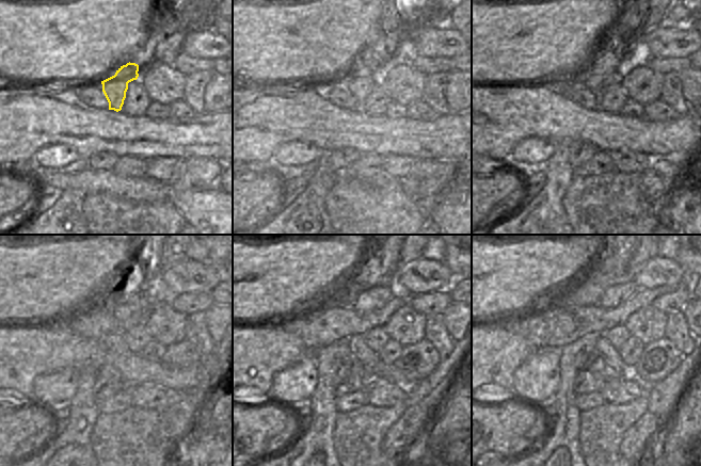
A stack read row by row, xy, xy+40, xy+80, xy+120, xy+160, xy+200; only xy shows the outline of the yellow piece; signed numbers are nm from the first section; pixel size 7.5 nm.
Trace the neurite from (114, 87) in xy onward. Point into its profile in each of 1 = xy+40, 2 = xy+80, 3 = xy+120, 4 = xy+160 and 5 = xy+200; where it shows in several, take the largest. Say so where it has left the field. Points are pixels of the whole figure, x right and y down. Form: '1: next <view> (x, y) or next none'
1: next xy+40 (362, 74)
2: next xy+80 (605, 69)
3: next xy+120 (130, 309)
4: next xy+160 (372, 299)
5: next xy+200 (617, 294)

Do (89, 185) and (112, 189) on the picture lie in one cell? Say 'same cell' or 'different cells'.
same cell

